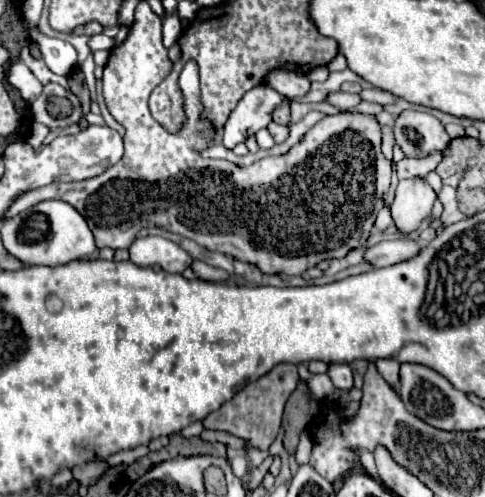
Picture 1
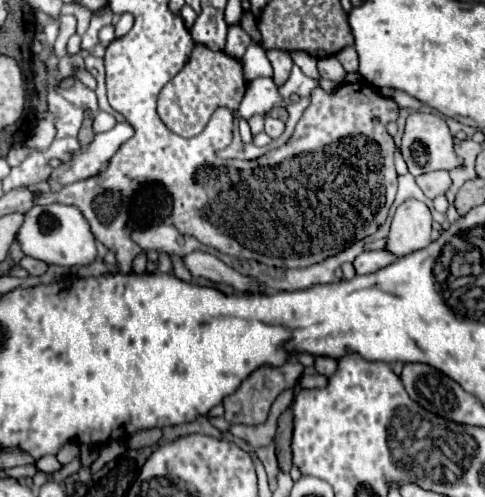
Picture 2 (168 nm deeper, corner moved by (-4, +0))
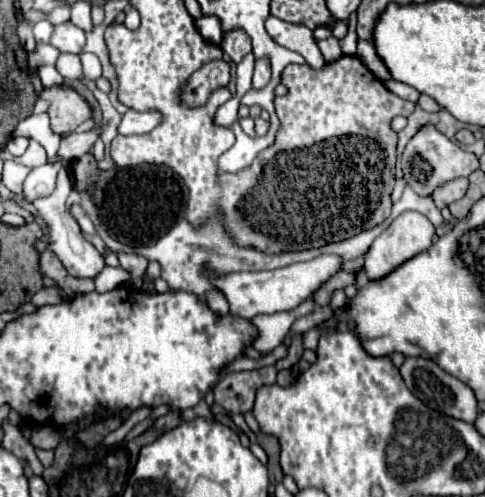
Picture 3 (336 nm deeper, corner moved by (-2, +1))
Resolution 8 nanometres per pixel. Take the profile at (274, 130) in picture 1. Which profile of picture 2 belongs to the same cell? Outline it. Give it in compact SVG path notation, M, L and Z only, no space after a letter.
M266 116L266 124L264 124L264 132L270 136L270 138L278 138L284 130L284 122L282 120L276 120L272 116Z

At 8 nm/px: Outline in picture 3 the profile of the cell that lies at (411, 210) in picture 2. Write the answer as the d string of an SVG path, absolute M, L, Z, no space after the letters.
M404 211L402 215L398 215L390 227L376 237L376 241L370 245L368 253L366 253L366 277L368 279L382 279L384 275L388 275L392 269L396 269L400 263L404 263L406 259L426 251L432 245L432 235L434 235L434 225L430 223L430 219L418 211Z

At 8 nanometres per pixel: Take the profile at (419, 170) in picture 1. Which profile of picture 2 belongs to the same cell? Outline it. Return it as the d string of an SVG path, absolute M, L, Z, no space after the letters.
M428 172L428 176L418 176L416 184L430 200L434 200L436 196L446 194L450 190L452 180L450 180L448 172Z

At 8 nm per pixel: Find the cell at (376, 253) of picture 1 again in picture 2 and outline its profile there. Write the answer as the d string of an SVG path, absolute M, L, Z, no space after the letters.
M378 250L378 252L362 252L356 260L354 260L354 270L356 274L372 274L388 264L392 264L396 260L396 256L392 256L386 250Z

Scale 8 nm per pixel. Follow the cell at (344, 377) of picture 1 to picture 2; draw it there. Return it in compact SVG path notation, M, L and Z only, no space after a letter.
M316 356L314 358L314 368L318 374L326 374L332 376L332 372L336 372L336 360L330 356Z

